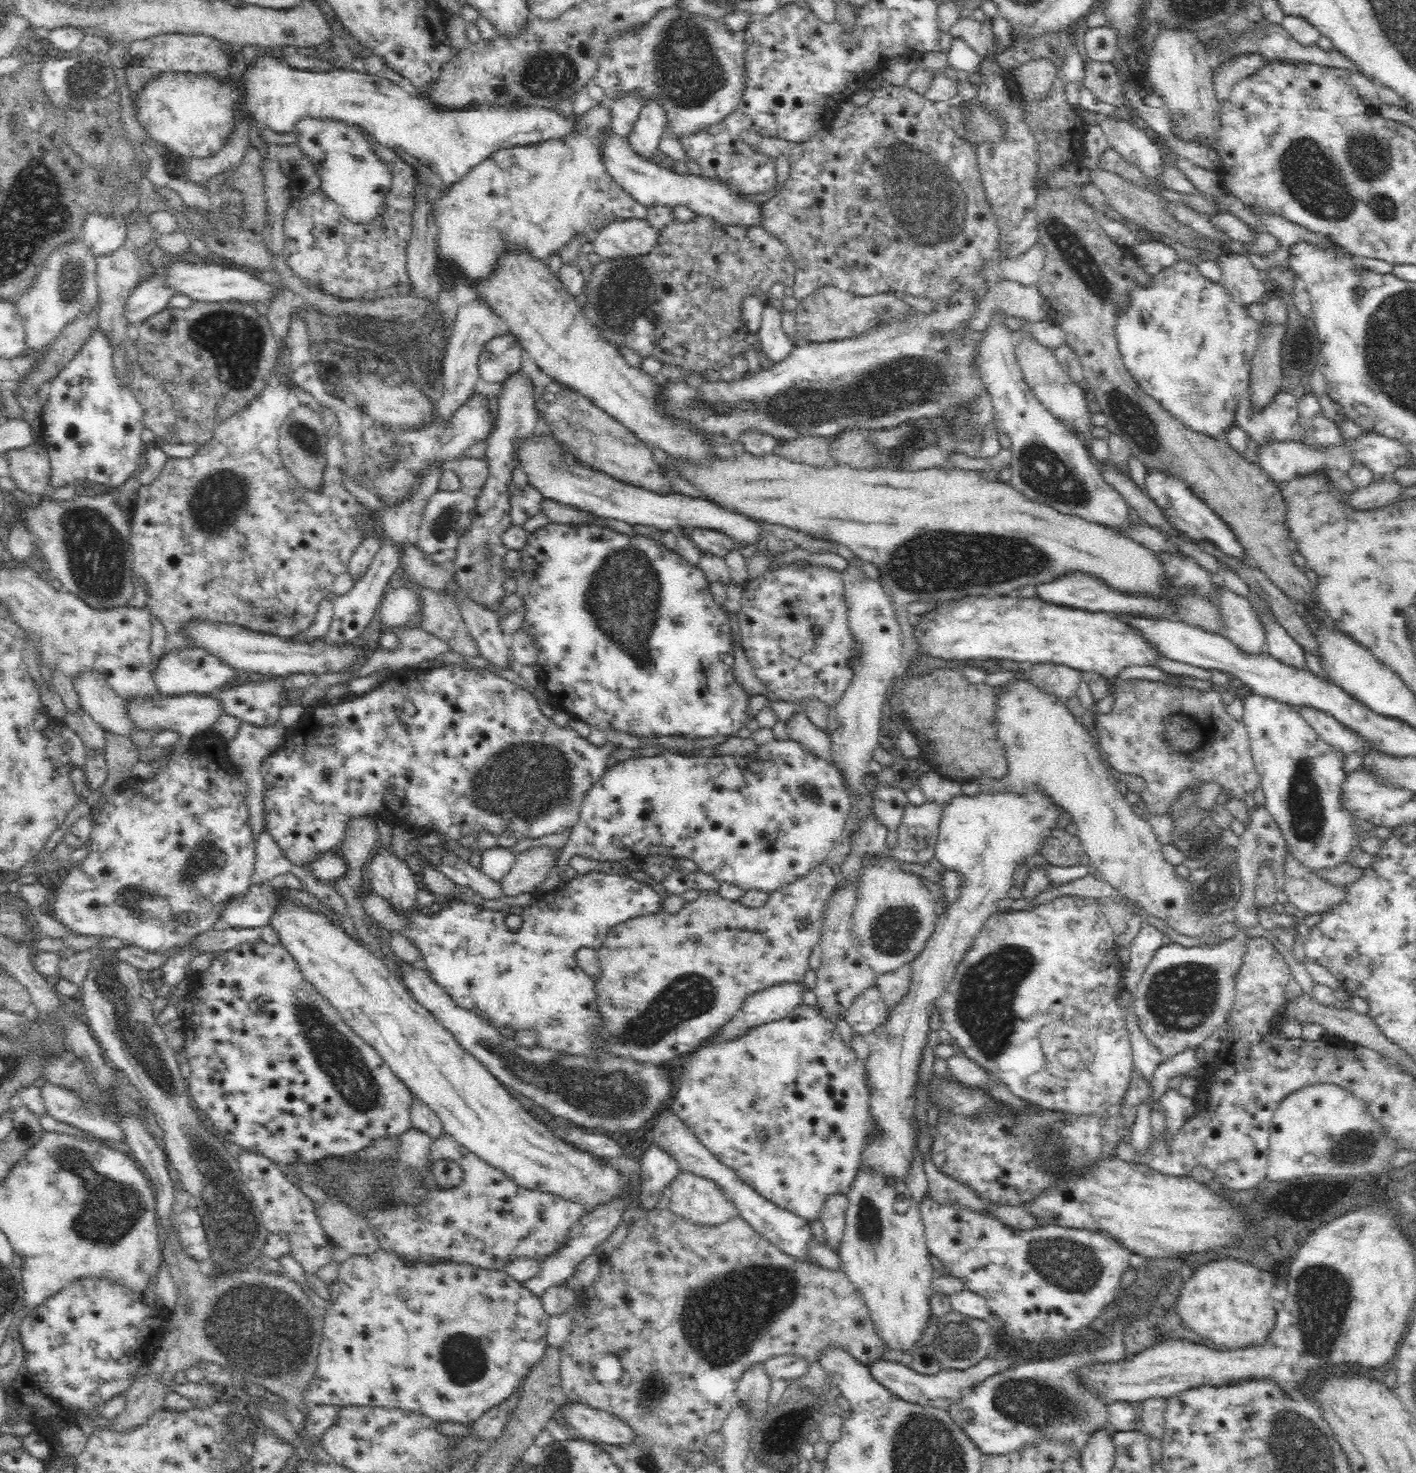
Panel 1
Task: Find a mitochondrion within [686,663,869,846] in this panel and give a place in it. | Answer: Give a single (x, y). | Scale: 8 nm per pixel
(813, 791)

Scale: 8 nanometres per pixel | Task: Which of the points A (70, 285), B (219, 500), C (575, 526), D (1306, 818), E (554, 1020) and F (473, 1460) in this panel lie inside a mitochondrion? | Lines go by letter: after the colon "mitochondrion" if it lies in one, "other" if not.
A: mitochondrion
B: mitochondrion
C: other
D: mitochondrion
E: mitochondrion
F: other

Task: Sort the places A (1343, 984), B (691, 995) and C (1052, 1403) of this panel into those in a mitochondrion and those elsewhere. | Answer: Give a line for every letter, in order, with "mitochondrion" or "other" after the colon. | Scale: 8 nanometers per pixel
A: other
B: mitochondrion
C: mitochondrion

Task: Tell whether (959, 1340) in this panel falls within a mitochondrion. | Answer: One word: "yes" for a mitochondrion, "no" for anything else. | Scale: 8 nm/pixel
yes

